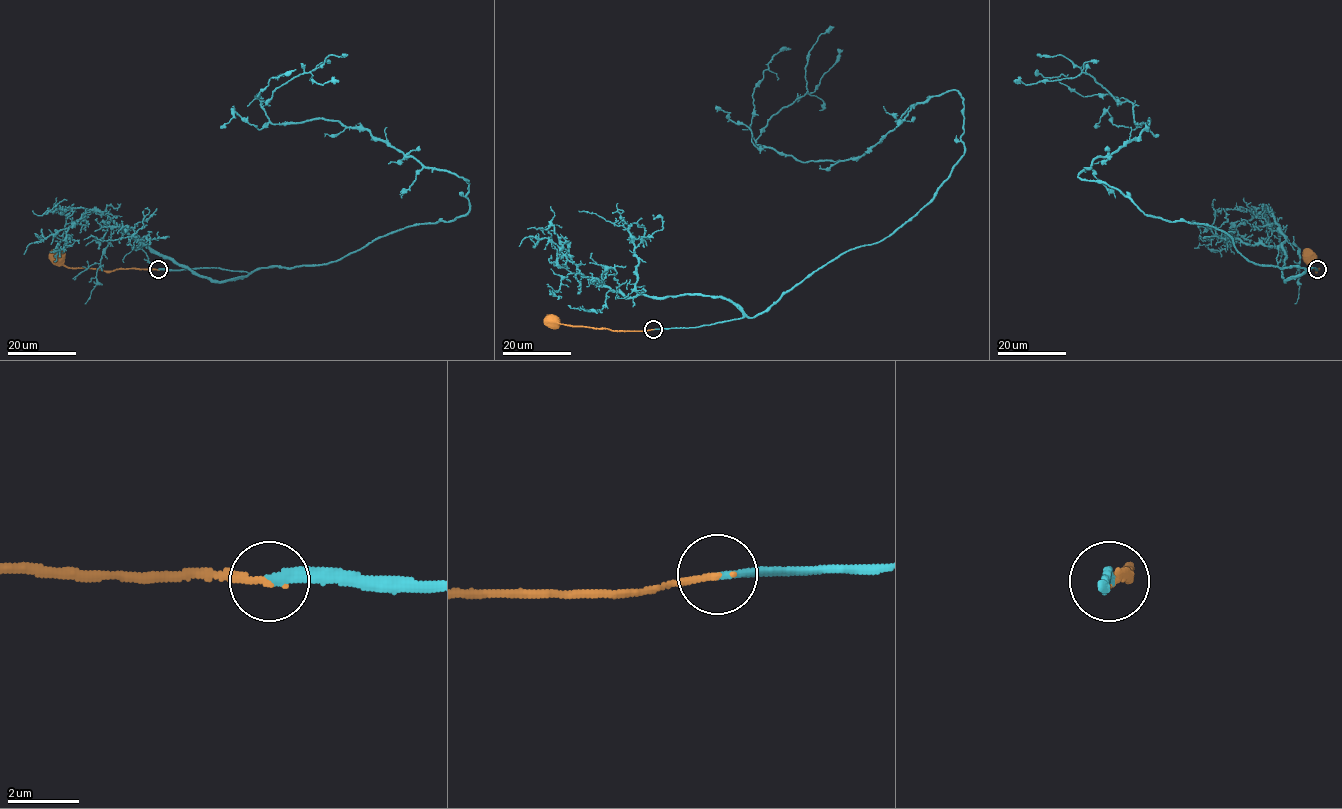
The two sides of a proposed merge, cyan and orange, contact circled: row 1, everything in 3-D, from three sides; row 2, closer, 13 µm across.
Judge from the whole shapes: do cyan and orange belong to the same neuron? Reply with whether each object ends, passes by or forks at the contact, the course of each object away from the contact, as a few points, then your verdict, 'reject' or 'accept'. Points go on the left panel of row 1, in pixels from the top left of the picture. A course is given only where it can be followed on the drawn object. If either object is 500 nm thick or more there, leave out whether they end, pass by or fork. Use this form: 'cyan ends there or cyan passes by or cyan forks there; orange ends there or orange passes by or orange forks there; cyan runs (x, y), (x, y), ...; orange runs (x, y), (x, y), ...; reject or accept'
cyan ends there; orange ends there; cyan runs (158, 269), (327, 264), (468, 211), (461, 176), (338, 121), (272, 124), (261, 105), (302, 74), (339, 80); orange runs (158, 269), (103, 271), (68, 268), (59, 259); accept

